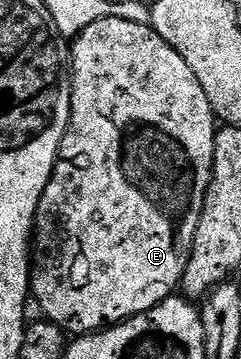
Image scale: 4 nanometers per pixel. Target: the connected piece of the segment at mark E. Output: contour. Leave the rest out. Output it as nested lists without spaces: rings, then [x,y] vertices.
[[[102,19],[75,36],[71,47],[71,121],[59,146],[59,157],[55,160],[49,185],[45,185],[33,228],[30,294],[41,301],[43,314],[50,322],[72,336],[89,335],[124,323],[126,319],[145,313],[176,294],[189,265],[203,202],[211,184],[216,130],[217,116],[209,97],[205,97],[205,89],[201,89],[201,81],[197,81],[193,69],[185,65],[183,58],[151,26],[124,19]]]

